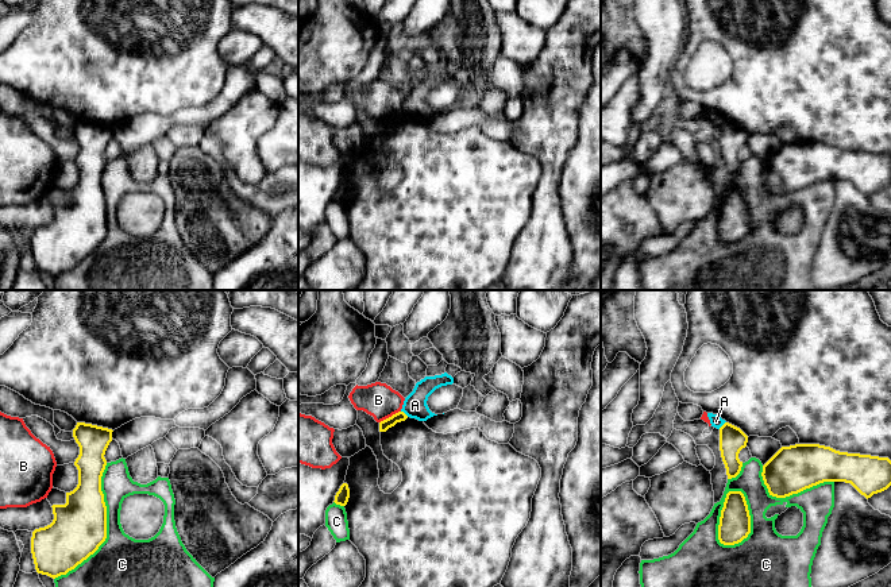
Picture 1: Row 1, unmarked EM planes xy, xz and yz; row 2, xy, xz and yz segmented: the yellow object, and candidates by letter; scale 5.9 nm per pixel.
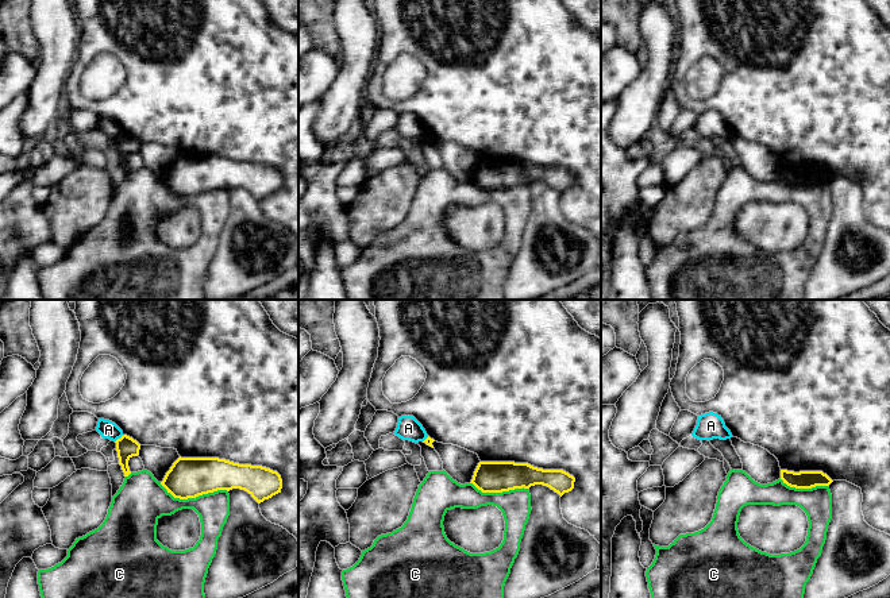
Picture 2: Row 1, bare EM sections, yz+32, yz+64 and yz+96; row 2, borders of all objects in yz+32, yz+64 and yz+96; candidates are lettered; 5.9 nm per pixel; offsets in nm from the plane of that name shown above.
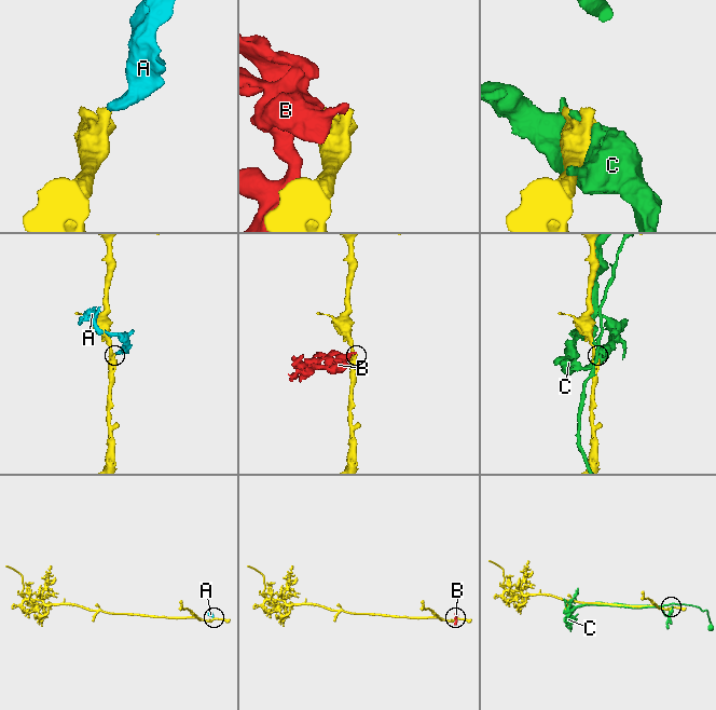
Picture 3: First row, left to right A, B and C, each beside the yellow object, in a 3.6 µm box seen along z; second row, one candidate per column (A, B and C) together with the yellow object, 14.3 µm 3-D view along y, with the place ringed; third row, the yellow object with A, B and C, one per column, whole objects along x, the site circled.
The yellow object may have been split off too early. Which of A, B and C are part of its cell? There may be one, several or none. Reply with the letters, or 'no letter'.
no letter

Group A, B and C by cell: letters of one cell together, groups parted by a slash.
A B / C

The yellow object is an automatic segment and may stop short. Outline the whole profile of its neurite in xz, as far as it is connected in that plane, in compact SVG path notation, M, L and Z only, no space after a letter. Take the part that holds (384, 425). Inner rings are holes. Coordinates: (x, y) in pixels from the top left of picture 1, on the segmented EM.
M398 412L379 422L379 432L386 432L389 428L394 426L397 422L405 421L406 418L408 416L404 412Z

